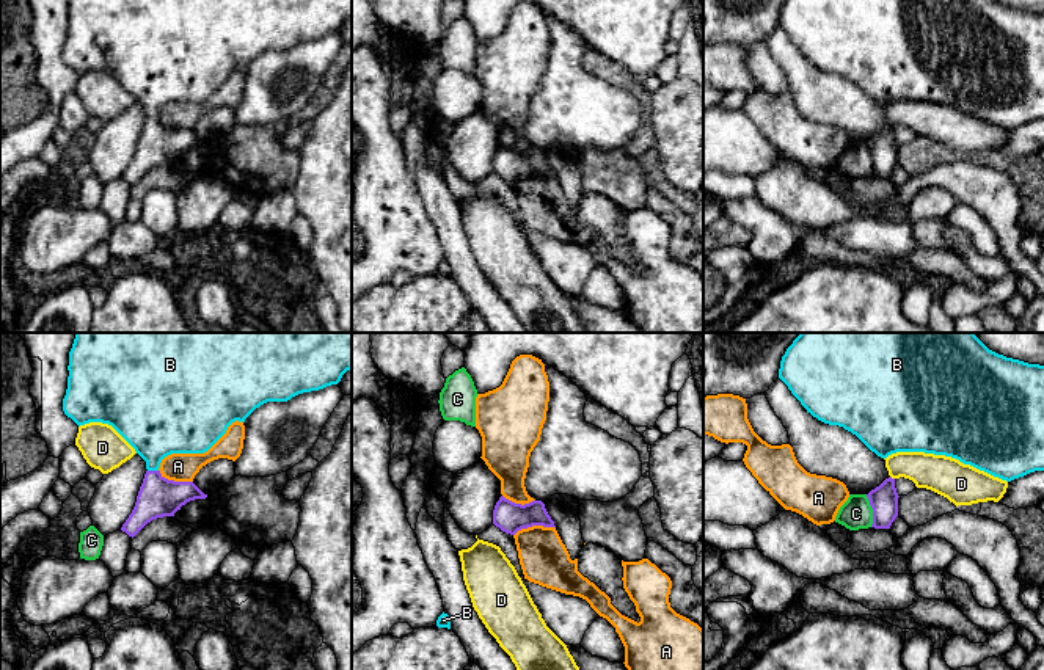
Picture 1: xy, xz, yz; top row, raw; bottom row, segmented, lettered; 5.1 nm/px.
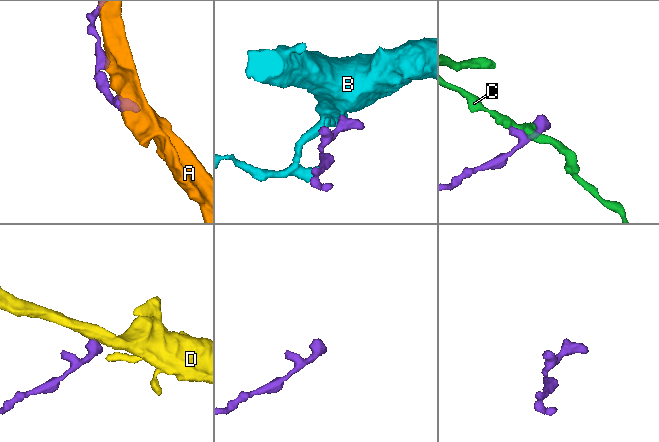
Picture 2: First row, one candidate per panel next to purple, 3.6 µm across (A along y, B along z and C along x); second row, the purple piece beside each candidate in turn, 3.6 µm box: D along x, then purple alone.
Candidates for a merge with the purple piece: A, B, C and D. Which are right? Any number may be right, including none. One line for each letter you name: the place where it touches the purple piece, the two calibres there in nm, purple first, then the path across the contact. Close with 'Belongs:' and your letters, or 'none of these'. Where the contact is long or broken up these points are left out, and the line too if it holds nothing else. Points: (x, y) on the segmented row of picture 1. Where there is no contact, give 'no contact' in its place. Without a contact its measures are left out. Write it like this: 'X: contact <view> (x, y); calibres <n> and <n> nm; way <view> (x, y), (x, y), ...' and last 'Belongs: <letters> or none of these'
B: contact xy (153, 471); calibres 200 and 360 nm; way xy (157, 496), (153, 471), (156, 422)
Belongs: B

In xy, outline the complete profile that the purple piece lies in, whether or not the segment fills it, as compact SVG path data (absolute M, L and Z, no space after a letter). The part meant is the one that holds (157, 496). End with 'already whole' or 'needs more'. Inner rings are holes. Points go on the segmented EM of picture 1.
M75 333L69 351L69 377L66 395L63 399L63 411L78 427L89 422L111 425L146 461L148 471L140 486L135 507L121 527L122 532L133 538L152 519L174 516L174 513L187 502L207 497L207 494L204 494L193 482L174 482L165 479L159 471L165 457L171 453L204 453L226 433L232 422L245 422L245 419L261 405L267 402L287 402L298 394L338 384L342 375L350 369L352 333Z; needs more

